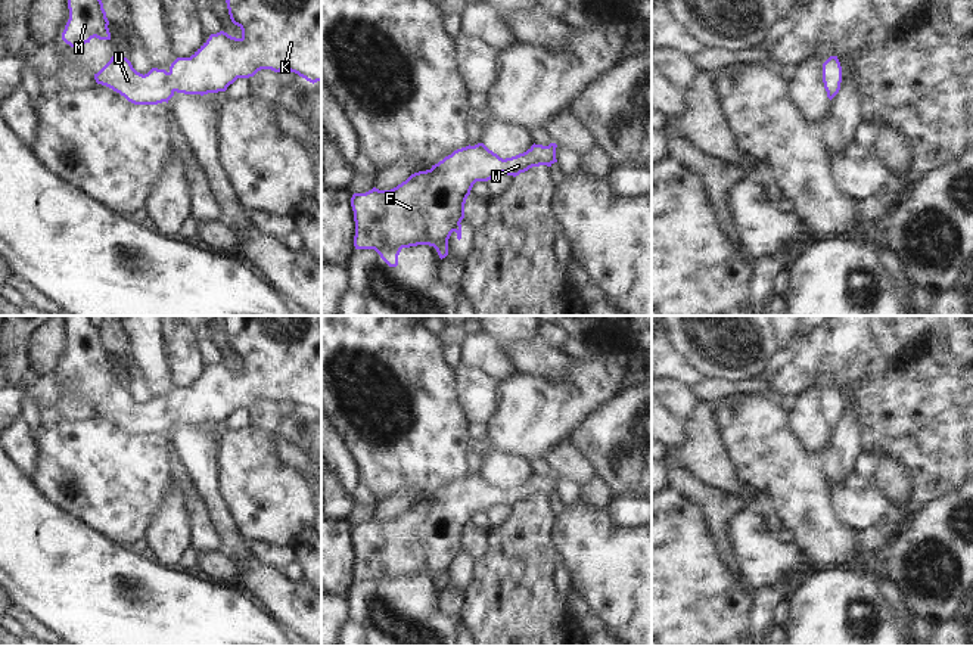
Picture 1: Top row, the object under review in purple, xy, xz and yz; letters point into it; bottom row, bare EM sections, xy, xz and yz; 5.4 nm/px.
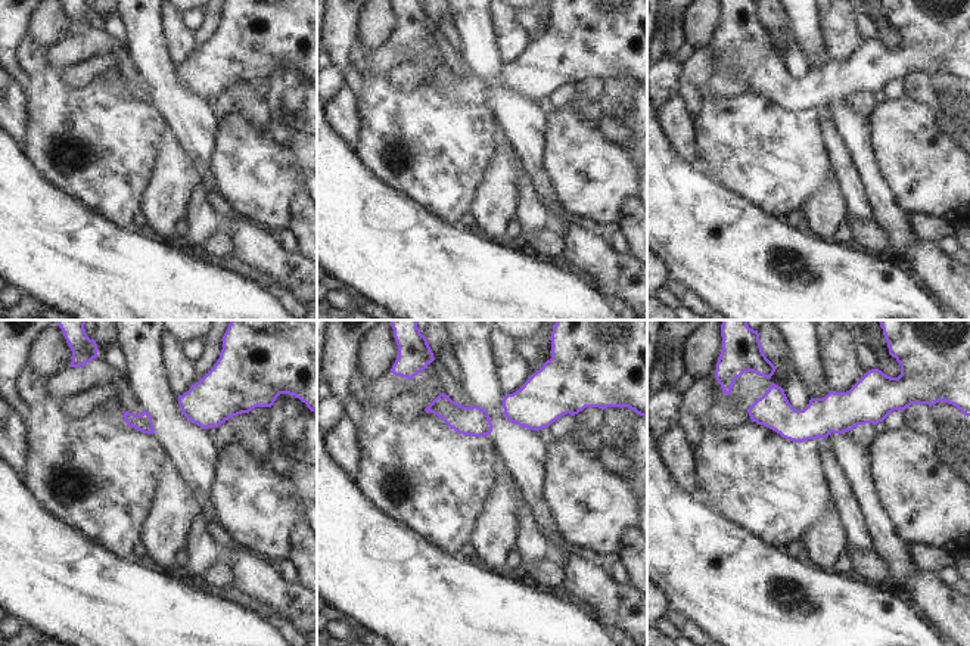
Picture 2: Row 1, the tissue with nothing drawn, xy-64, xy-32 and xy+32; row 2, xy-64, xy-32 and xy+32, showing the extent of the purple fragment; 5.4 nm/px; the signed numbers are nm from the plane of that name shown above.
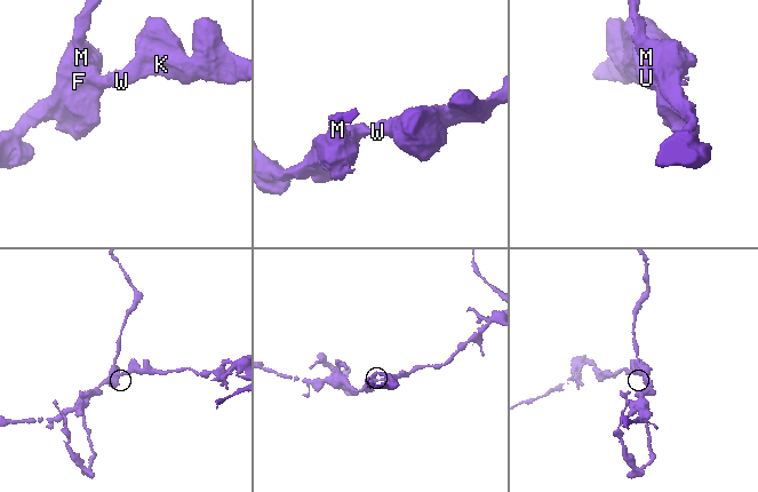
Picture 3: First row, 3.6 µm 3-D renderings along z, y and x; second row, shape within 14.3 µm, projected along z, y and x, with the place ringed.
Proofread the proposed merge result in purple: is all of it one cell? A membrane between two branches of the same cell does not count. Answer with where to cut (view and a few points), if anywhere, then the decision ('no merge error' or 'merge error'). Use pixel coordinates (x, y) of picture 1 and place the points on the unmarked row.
no cut; no merge error

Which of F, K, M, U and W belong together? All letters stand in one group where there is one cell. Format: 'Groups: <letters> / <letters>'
Groups: F K M U W.

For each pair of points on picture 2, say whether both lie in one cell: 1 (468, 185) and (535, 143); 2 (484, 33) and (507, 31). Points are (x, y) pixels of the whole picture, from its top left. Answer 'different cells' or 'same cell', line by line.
1: different cells
2: different cells

